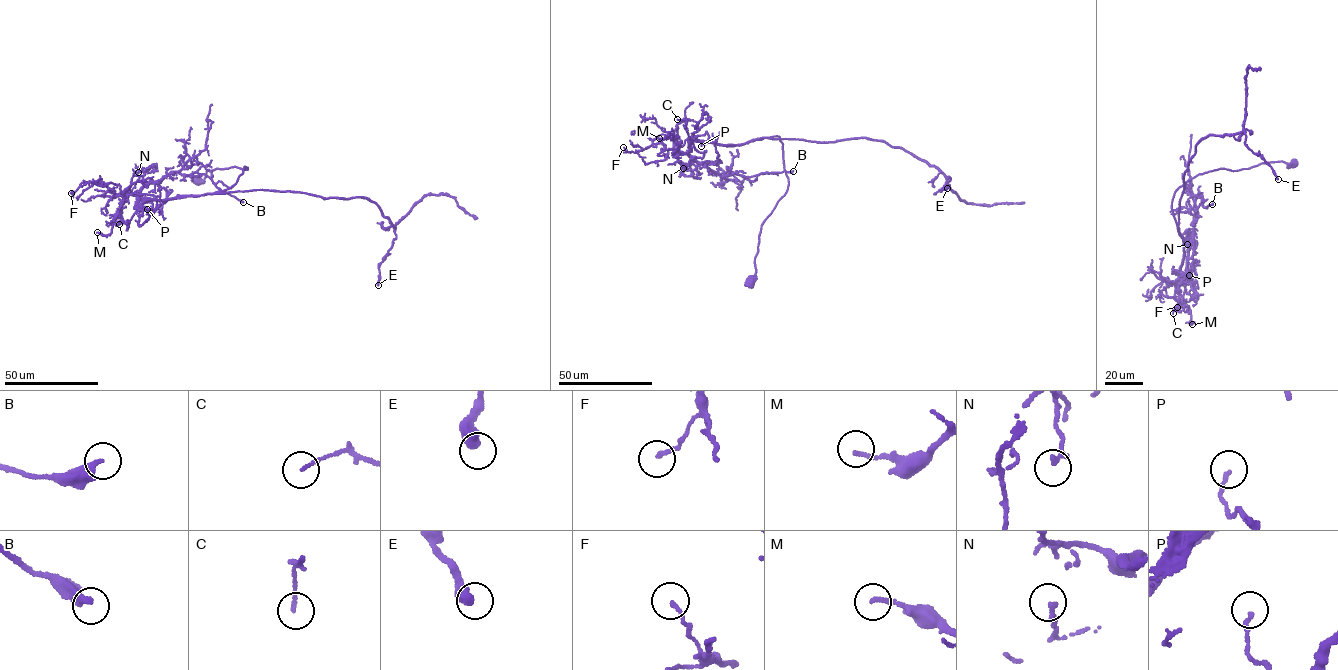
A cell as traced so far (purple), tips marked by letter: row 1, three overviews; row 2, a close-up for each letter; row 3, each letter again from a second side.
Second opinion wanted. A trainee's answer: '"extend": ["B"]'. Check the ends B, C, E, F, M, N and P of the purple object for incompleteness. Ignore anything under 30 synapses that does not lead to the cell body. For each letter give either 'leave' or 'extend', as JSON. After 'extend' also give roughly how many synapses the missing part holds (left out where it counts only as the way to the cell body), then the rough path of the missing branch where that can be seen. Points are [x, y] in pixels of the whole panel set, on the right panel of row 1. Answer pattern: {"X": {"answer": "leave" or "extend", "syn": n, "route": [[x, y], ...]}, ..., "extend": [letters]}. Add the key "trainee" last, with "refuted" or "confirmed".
{"B": {"answer": "extend", "syn": 30}, "C": {"answer": "leave"}, "E": {"answer": "leave"}, "F": {"answer": "leave"}, "M": {"answer": "leave"}, "N": {"answer": "leave"}, "P": {"answer": "leave"}, "extend": ["B"], "trainee": "confirmed"}

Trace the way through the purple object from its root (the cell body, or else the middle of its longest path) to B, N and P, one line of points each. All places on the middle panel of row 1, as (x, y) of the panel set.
B: (750, 284), (761, 225), (787, 189), (783, 143), (778, 136), (689, 140), (688, 155), (721, 176), (793, 171)
N: (750, 284), (755, 279), (761, 225), (788, 184), (779, 136), (736, 145), (690, 139), (689, 176), (683, 168)
P: (750, 284), (761, 225), (787, 189), (783, 143), (690, 139), (677, 151), (707, 132), (701, 146)

